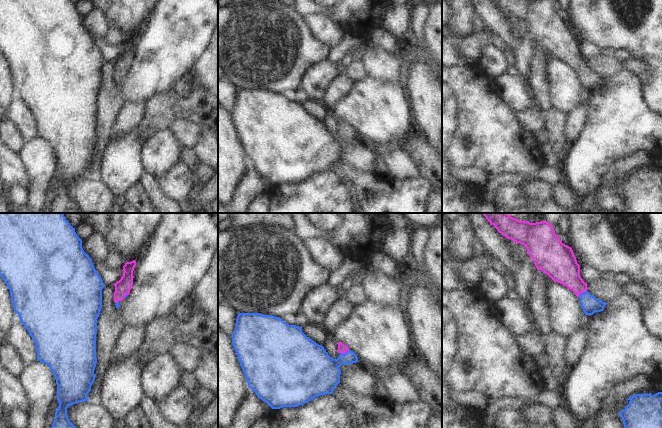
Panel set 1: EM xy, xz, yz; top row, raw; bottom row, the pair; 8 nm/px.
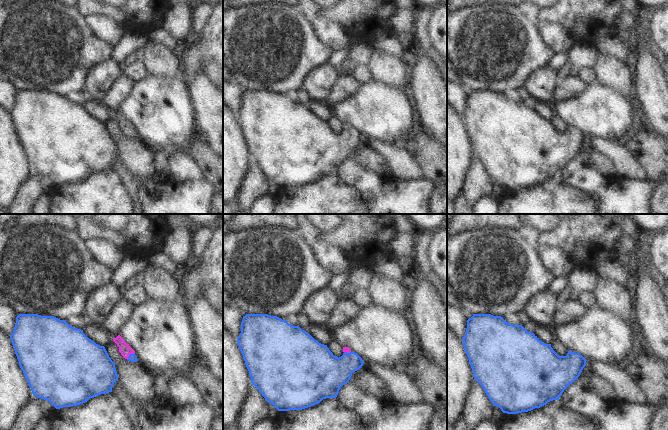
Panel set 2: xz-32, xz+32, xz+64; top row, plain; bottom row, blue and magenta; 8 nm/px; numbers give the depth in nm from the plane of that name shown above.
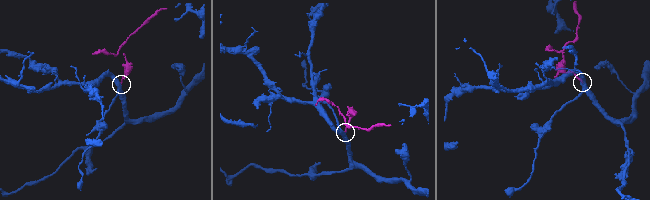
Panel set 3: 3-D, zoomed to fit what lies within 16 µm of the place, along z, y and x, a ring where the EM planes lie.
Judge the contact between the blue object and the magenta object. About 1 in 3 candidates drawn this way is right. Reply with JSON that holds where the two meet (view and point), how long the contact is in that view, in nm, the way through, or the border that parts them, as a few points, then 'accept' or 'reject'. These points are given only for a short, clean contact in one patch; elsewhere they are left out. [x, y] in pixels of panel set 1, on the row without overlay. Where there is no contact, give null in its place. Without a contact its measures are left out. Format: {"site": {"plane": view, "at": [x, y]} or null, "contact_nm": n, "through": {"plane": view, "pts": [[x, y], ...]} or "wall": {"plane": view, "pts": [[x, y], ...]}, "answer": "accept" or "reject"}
{"site": {"plane": "yz", "at": [583, 68]}, "contact_nm": 90, "through": {"plane": "yz", "pts": [[589, 80], [583, 68], [563, 44]]}, "answer": "accept"}

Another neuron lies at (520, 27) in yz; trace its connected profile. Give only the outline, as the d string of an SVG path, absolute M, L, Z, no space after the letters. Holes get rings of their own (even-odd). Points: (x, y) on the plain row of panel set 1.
M507 14L507 18L510 20L515 32L521 36L529 32L527 25L524 21L520 19L513 18L511 15Z

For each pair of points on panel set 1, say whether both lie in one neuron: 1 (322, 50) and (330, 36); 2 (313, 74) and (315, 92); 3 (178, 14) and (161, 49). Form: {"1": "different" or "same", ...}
{"1": "different", "2": "same", "3": "same"}

